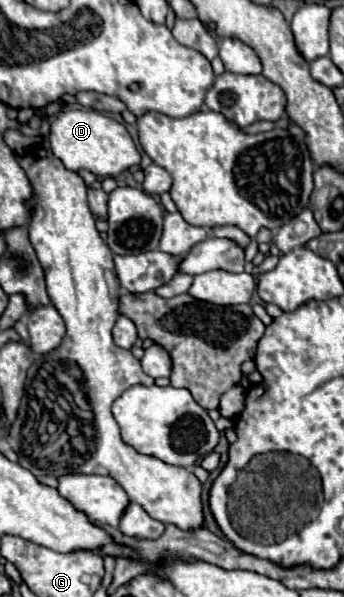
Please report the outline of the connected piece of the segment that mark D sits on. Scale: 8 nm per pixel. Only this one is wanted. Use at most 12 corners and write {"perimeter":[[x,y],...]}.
{"perimeter":[[93,109],[61,113],[47,145],[71,171],[115,177],[141,155]]}

